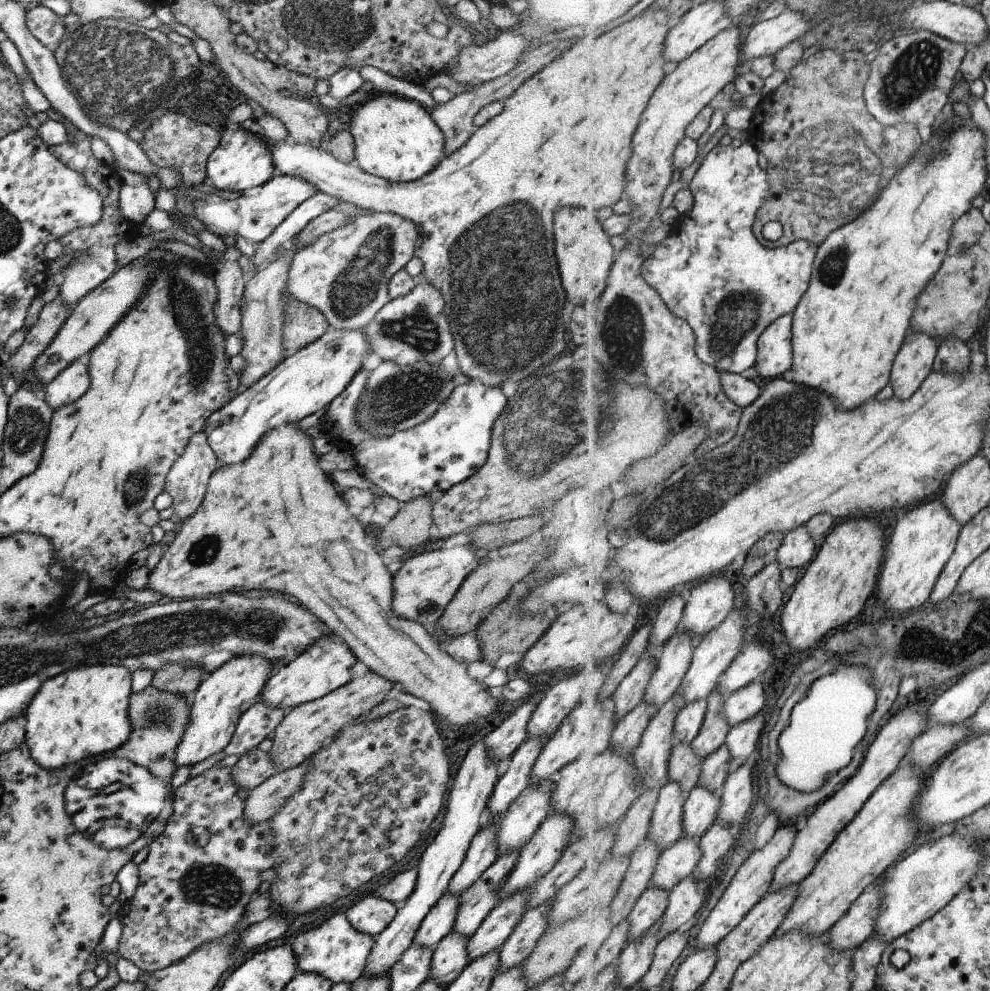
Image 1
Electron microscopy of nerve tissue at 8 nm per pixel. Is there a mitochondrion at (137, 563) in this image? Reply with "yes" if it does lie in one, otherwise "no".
no

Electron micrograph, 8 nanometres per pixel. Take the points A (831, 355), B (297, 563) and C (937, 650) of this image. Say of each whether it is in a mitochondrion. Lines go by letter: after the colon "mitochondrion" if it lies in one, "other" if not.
A: other
B: other
C: other

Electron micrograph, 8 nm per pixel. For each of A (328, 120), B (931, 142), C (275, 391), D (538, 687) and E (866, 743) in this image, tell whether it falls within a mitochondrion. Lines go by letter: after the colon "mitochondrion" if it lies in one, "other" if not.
A: other
B: other
C: other
D: other
E: other

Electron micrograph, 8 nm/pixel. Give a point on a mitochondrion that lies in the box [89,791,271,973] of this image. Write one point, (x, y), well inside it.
(207, 884)

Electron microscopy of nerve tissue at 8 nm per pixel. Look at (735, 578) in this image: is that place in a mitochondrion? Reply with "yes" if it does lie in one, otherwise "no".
no

